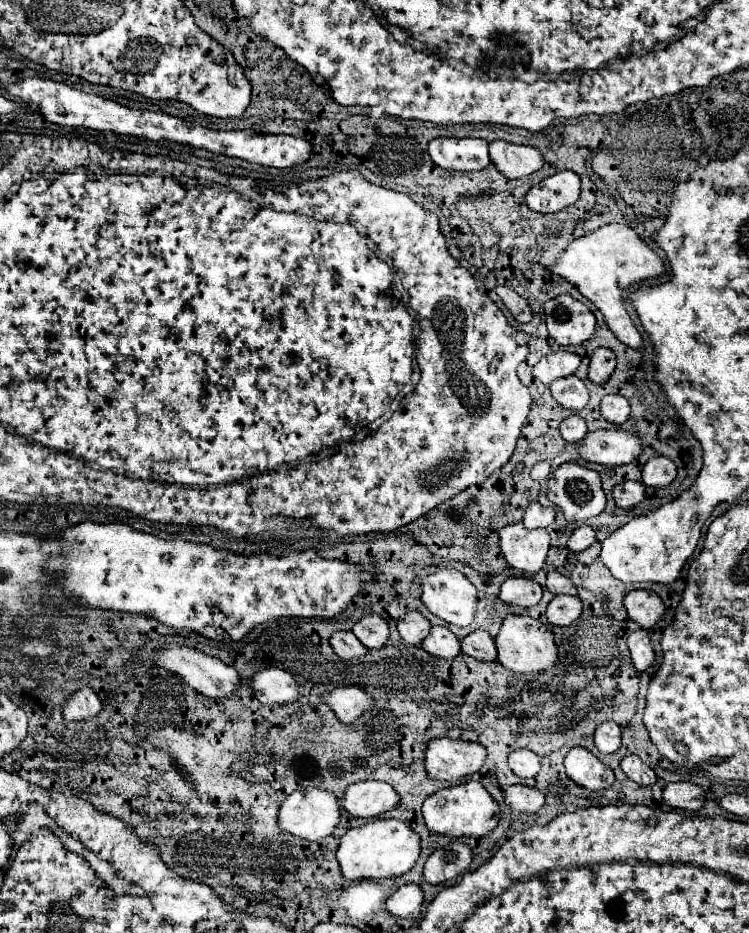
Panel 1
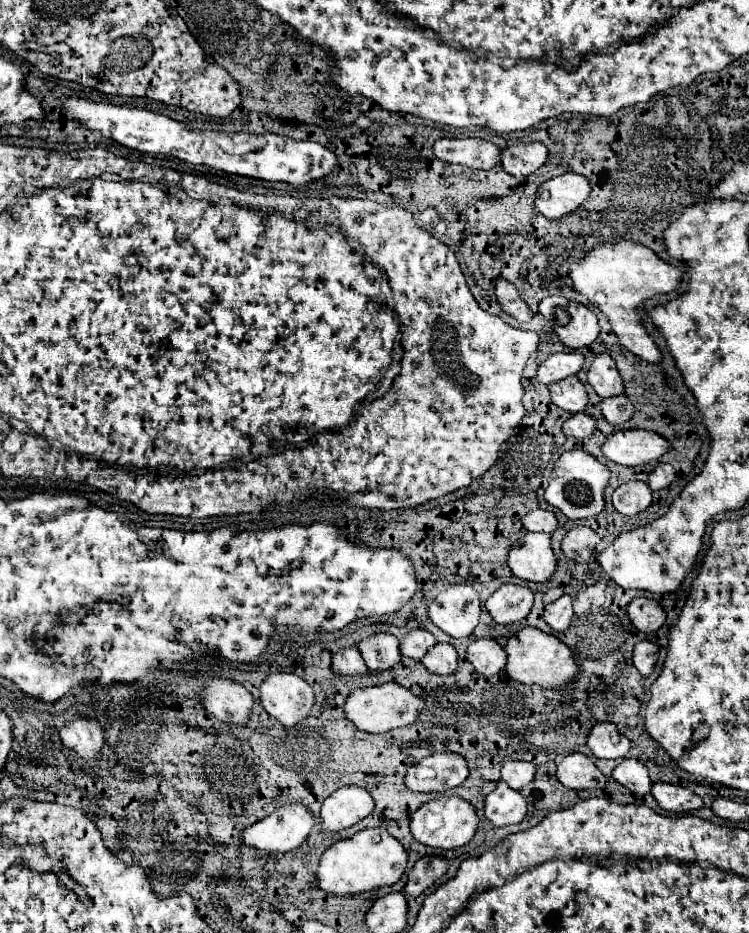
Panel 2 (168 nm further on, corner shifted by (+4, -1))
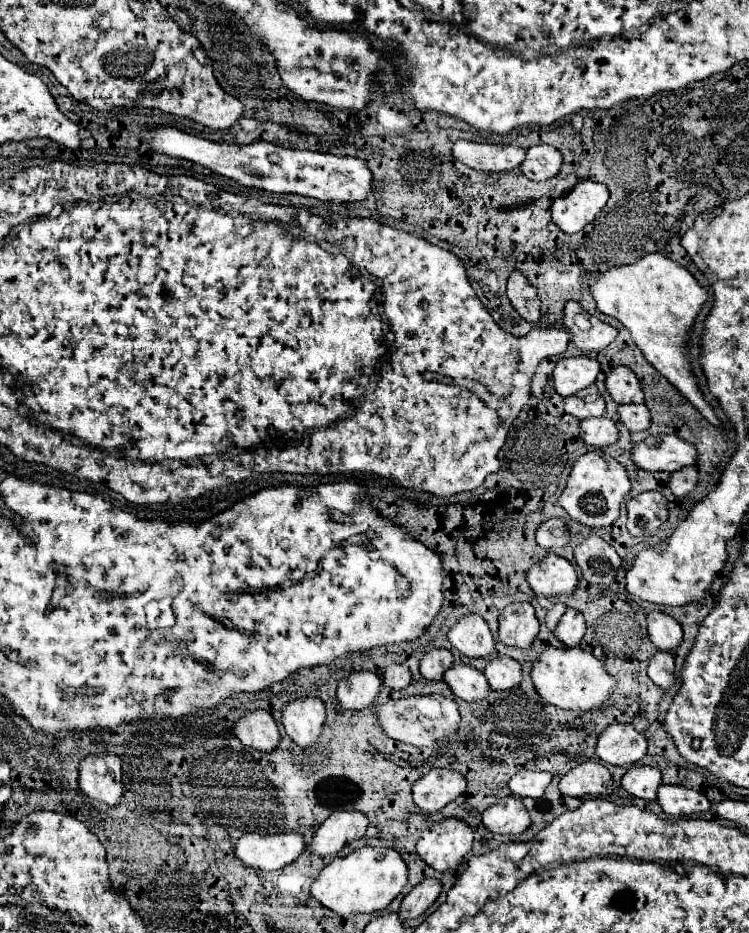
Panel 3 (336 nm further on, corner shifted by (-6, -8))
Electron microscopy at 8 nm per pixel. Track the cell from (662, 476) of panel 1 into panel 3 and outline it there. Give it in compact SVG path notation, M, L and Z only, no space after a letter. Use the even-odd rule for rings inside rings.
M692 465L692 467L684 467L684 469L678 469L678 471L674 471L672 475L670 475L670 489L672 489L672 493L676 495L676 497L682 497L682 495L688 495L692 489L694 489L694 485L696 485L696 479L698 477L698 473L696 473L696 467Z

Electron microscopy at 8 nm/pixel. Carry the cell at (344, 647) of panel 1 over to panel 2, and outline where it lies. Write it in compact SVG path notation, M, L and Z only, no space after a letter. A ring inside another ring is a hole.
M344 648L332 656L332 672L338 676L356 676L366 674L366 664L358 648Z

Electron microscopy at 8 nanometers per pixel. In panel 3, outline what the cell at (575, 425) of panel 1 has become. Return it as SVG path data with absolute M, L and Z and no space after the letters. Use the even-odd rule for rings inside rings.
M596 417L580 421L580 437L586 445L592 447L606 447L618 441L618 429L616 423L608 417Z

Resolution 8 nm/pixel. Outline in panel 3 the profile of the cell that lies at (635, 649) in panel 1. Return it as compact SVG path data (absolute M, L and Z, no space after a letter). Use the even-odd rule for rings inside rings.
M658 651L656 655L652 655L648 665L648 677L660 689L668 689L674 683L674 657L666 651Z

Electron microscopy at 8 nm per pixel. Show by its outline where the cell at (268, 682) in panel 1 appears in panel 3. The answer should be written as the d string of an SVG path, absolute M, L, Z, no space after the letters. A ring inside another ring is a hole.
M298 697L282 709L282 725L288 737L300 747L308 747L318 739L324 719L324 701L318 697Z

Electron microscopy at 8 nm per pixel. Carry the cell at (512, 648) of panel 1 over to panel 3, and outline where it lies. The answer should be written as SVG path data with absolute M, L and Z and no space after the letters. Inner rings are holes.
M546 647L532 663L530 677L534 681L536 691L546 703L574 711L590 711L592 707L602 707L616 687L614 677L606 673L604 665L592 653L582 651L580 647L572 649Z

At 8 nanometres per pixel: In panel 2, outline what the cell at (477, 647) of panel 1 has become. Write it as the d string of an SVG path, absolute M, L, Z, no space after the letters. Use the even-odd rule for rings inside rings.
M478 638L468 646L468 662L476 668L476 672L490 678L504 670L506 652L496 640Z

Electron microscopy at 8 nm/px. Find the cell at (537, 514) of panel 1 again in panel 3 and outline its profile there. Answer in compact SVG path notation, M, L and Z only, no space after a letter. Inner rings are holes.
M548 519L536 531L536 543L548 551L568 543L568 525L562 519Z

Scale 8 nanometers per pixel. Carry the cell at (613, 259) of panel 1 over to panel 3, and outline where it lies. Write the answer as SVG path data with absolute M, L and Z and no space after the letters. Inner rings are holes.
M650 253L632 265L612 267L610 271L606 271L602 277L596 279L590 291L598 311L616 317L630 331L634 343L638 345L646 361L670 383L674 383L674 387L682 391L684 397L688 397L688 401L712 425L718 427L720 421L716 419L712 407L704 401L696 385L696 379L690 371L690 365L686 363L686 351L684 351L684 339L686 339L684 335L692 327L694 317L698 315L702 303L708 299L708 291L698 285L694 275L676 261Z

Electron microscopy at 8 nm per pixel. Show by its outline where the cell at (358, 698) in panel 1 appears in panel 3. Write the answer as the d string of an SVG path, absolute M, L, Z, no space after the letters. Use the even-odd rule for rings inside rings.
M424 695L424 697L402 697L402 699L388 699L384 705L376 709L378 727L390 737L398 739L416 747L432 747L440 739L448 735L448 731L458 729L460 713L452 699L444 695Z

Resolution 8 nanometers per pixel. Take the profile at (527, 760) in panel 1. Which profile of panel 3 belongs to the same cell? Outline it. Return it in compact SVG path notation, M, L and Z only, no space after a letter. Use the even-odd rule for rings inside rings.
M518 771L510 779L510 791L512 795L524 799L524 797L542 797L544 789L552 781L552 775L546 771Z

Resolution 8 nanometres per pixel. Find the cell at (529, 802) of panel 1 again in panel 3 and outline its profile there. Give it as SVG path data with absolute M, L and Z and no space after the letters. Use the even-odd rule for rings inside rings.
M508 795L484 811L482 823L492 833L518 835L530 827L530 815L526 813L526 807L518 797Z

